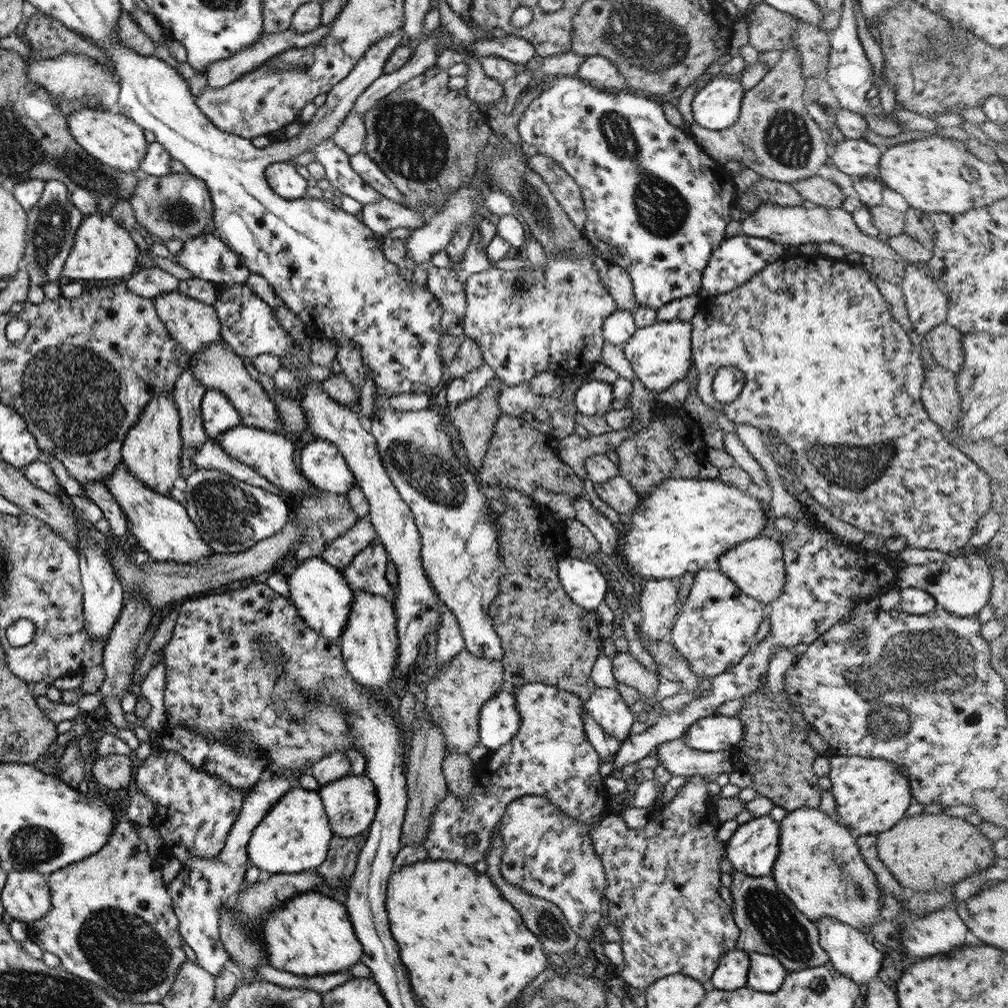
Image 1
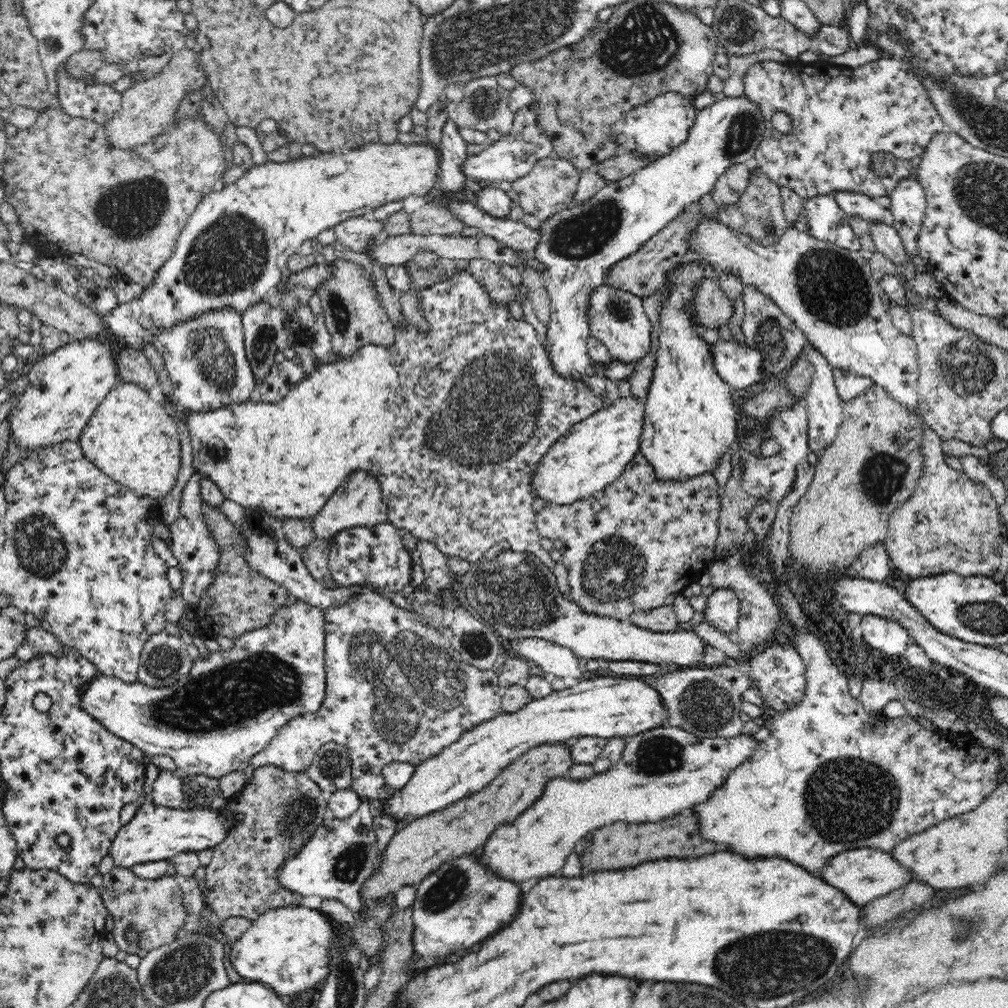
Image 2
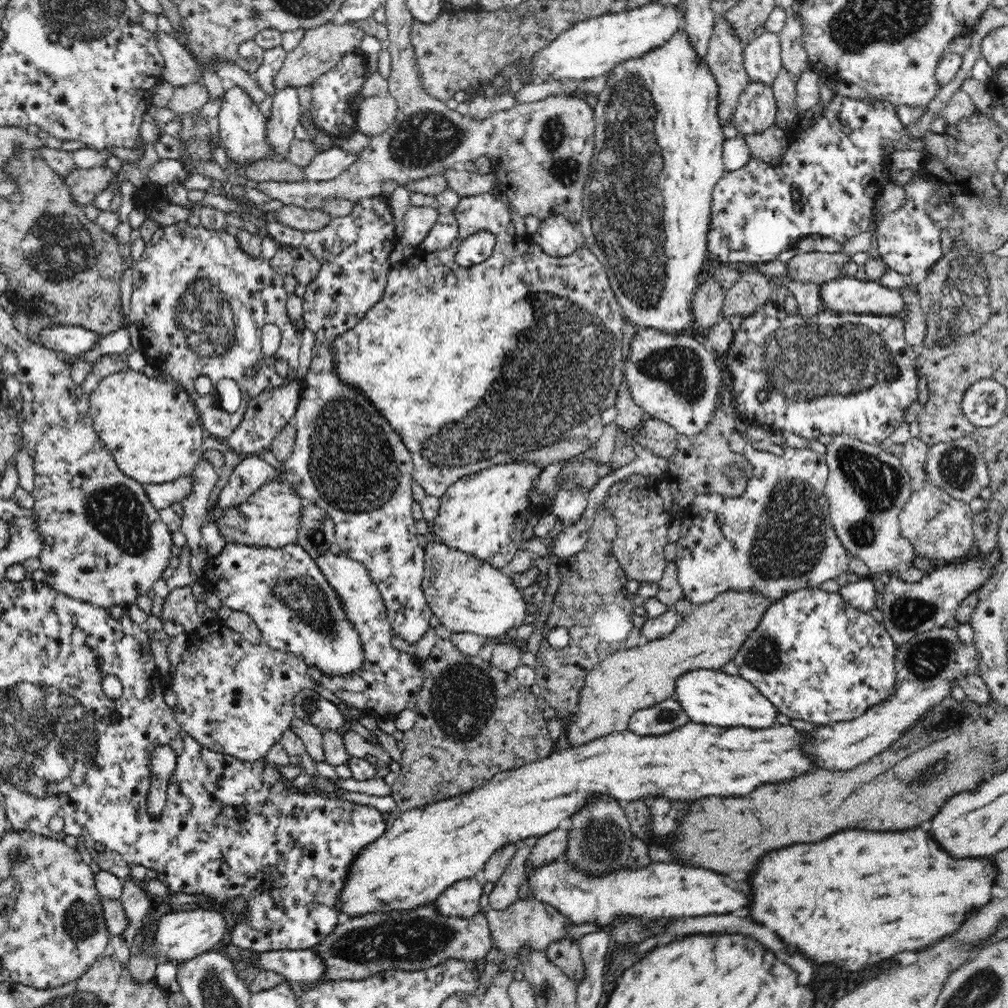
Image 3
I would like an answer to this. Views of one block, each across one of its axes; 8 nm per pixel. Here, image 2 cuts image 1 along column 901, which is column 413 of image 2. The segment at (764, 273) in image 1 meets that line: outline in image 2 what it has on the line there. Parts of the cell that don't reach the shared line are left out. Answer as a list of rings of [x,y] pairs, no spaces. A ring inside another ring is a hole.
[[[461,271],[457,276],[450,278],[448,281],[440,282],[437,284],[429,284],[424,286],[424,292],[420,294],[422,298],[420,298],[420,309],[422,309],[422,314],[424,318],[428,321],[430,325],[430,331],[426,334],[417,333],[411,327],[407,327],[406,329],[398,329],[397,332],[397,340],[394,347],[380,347],[376,345],[366,346],[364,349],[356,352],[352,357],[341,357],[335,363],[323,363],[323,365],[318,365],[316,370],[304,377],[303,380],[296,384],[288,392],[288,394],[280,400],[280,402],[276,403],[265,403],[258,402],[254,404],[254,402],[250,402],[246,400],[241,404],[234,404],[232,406],[225,407],[224,409],[217,409],[213,412],[206,413],[192,413],[189,412],[188,419],[186,421],[186,426],[188,426],[188,430],[191,434],[191,444],[193,446],[193,469],[194,472],[197,472],[203,479],[209,478],[212,481],[212,484],[215,484],[222,493],[222,496],[225,500],[231,500],[235,502],[238,506],[241,506],[245,512],[249,512],[250,514],[265,514],[266,516],[271,516],[274,520],[278,522],[286,522],[286,520],[310,520],[312,522],[313,518],[316,518],[316,515],[319,514],[320,510],[324,508],[326,502],[328,502],[328,498],[339,489],[342,481],[347,478],[348,475],[352,474],[352,472],[360,470],[370,471],[372,475],[376,475],[378,477],[378,481],[380,481],[380,485],[382,485],[382,494],[385,497],[384,504],[387,506],[387,521],[390,524],[393,524],[397,529],[404,530],[404,532],[408,532],[408,534],[412,534],[415,539],[419,541],[426,541],[430,544],[433,544],[434,547],[444,557],[446,558],[459,558],[465,561],[474,564],[474,562],[480,561],[494,546],[498,544],[498,542],[506,541],[510,547],[512,547],[512,551],[516,553],[525,553],[525,554],[534,554],[540,561],[543,562],[544,566],[547,566],[551,570],[556,566],[557,562],[552,560],[549,552],[542,549],[540,545],[540,533],[537,530],[536,526],[536,514],[537,512],[532,507],[534,504],[534,487],[532,487],[532,474],[534,474],[534,470],[540,466],[540,460],[544,458],[544,454],[548,452],[554,446],[554,442],[558,441],[560,437],[563,437],[564,434],[568,432],[576,423],[582,422],[586,418],[589,418],[592,414],[596,414],[598,410],[601,410],[604,406],[602,396],[595,394],[588,385],[582,382],[576,382],[571,378],[562,378],[559,374],[556,374],[551,367],[551,362],[549,361],[548,355],[546,351],[544,351],[544,346],[540,344],[538,341],[538,336],[534,327],[529,323],[526,323],[524,320],[519,321],[514,319],[509,312],[509,309],[504,309],[500,307],[496,307],[494,303],[492,303],[492,299],[488,299],[488,295],[484,292],[484,287],[480,286],[480,283],[476,281],[467,271]]]

